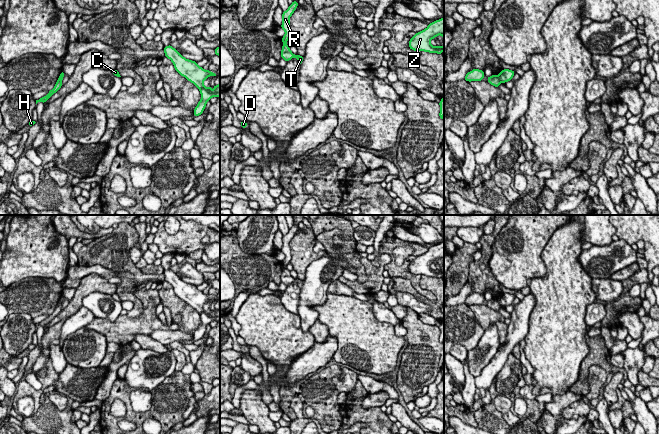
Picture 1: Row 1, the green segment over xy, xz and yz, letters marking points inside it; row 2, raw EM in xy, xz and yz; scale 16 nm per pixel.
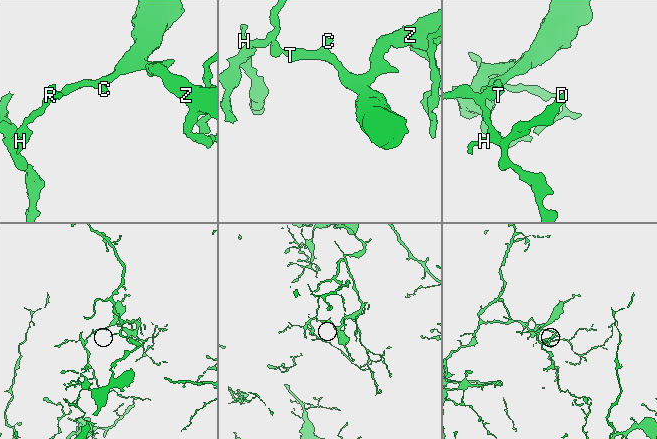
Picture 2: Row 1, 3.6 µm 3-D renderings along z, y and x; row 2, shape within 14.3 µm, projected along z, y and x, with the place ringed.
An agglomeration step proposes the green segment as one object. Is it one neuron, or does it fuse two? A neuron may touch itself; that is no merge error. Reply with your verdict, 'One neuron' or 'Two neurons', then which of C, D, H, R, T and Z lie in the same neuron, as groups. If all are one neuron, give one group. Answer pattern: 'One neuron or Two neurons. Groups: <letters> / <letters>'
Two neurons. Groups: C T Z / D H R

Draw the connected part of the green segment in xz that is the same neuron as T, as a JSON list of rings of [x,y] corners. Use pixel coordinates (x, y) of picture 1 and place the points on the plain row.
[[[283,269],[281,274],[281,282],[284,283],[286,286],[291,284],[292,282],[296,281],[298,286],[301,288],[303,286],[304,280],[300,280],[298,278],[294,279],[290,271],[288,269]]]

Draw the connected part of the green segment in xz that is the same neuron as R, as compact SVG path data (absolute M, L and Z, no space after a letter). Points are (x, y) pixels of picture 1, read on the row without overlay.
M293 225L291 229L289 229L289 232L283 236L282 238L282 249L281 252L285 255L285 259L282 261L282 266L283 269L286 269L286 266L290 263L291 261L291 251L290 251L290 246L289 243L296 234L296 231L298 230L297 225Z

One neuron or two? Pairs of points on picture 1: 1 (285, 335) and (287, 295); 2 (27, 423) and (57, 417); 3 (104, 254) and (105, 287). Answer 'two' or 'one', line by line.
1: two
2: one
3: two

